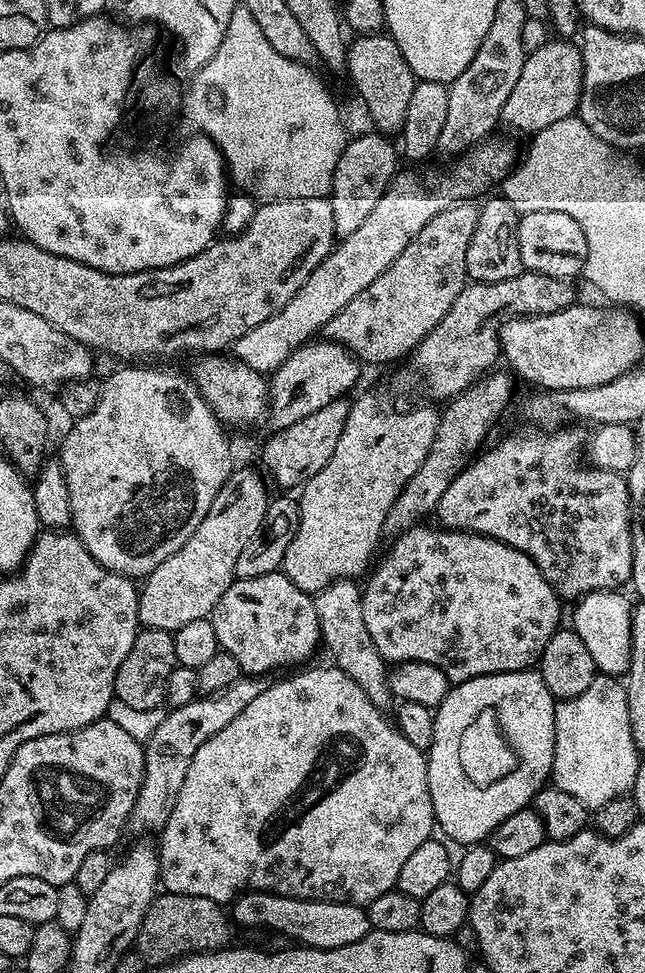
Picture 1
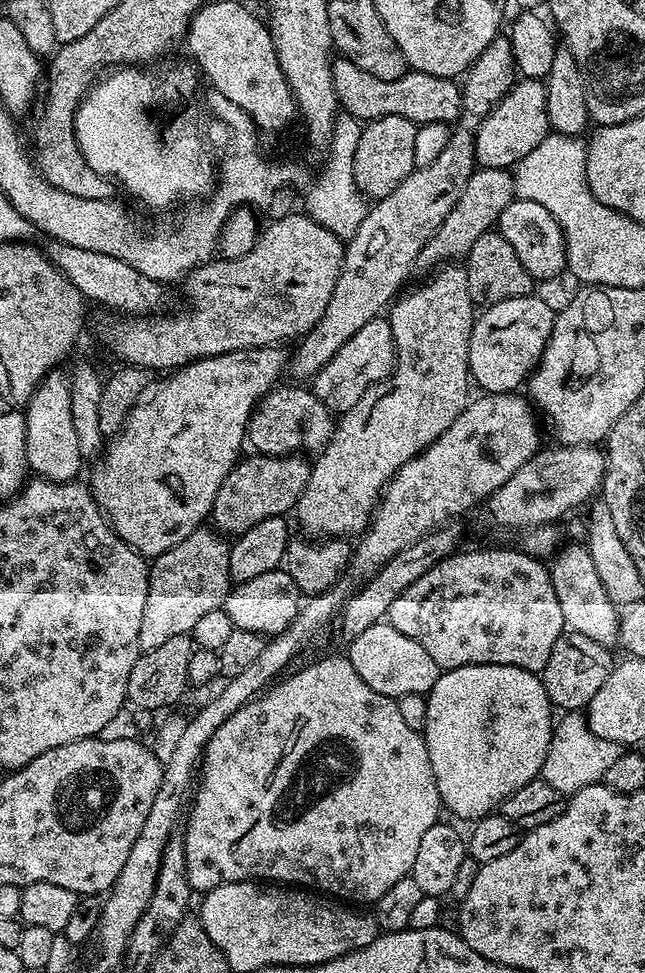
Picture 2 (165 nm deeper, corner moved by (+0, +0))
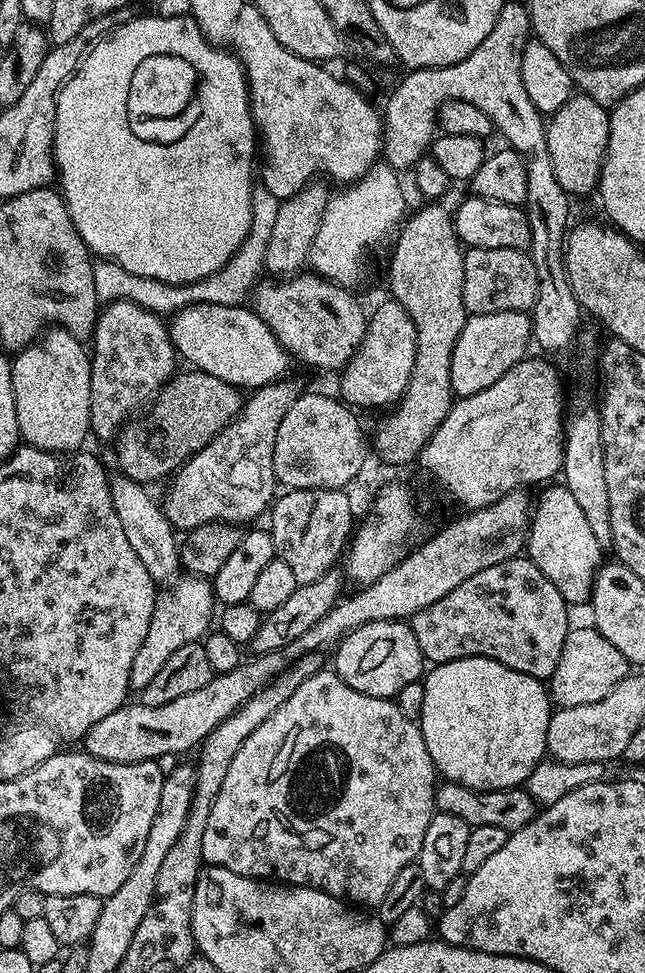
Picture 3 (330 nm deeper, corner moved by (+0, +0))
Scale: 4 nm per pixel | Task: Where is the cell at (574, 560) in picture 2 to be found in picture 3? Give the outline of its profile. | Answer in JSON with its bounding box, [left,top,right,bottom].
[526,482,602,605]

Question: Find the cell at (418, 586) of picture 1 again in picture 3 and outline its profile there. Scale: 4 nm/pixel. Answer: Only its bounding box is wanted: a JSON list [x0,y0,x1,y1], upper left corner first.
[410,554,570,682]

